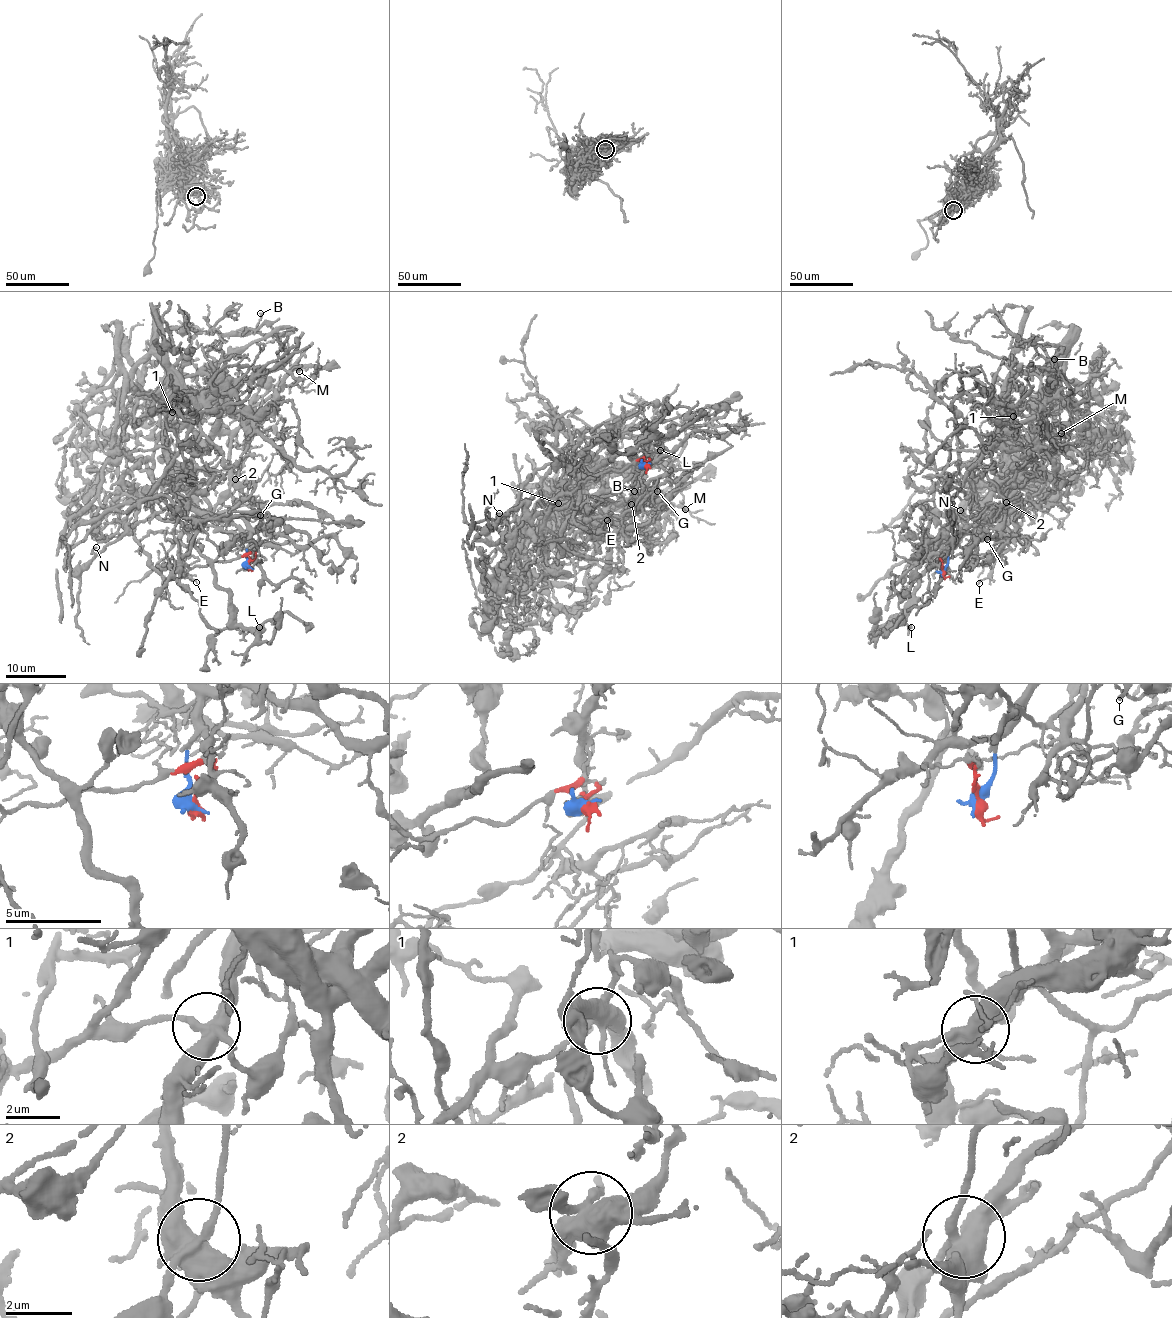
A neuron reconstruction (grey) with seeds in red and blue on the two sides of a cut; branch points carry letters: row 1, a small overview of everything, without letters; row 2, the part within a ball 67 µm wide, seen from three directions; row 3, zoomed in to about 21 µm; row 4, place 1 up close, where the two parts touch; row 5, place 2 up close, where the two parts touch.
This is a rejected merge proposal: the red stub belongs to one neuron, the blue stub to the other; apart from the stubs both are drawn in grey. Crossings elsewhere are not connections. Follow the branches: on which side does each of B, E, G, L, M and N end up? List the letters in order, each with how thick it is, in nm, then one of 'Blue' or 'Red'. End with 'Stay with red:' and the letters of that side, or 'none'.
B: Thickness 100 nm. Blue
E: Thickness 120 nm. Blue
G: Thickness 140 nm. Blue
L: Thickness 160 nm. Red
M: Thickness 150 nm. Blue
N: Thickness 140 nm. Red
Stay with red: L, N

